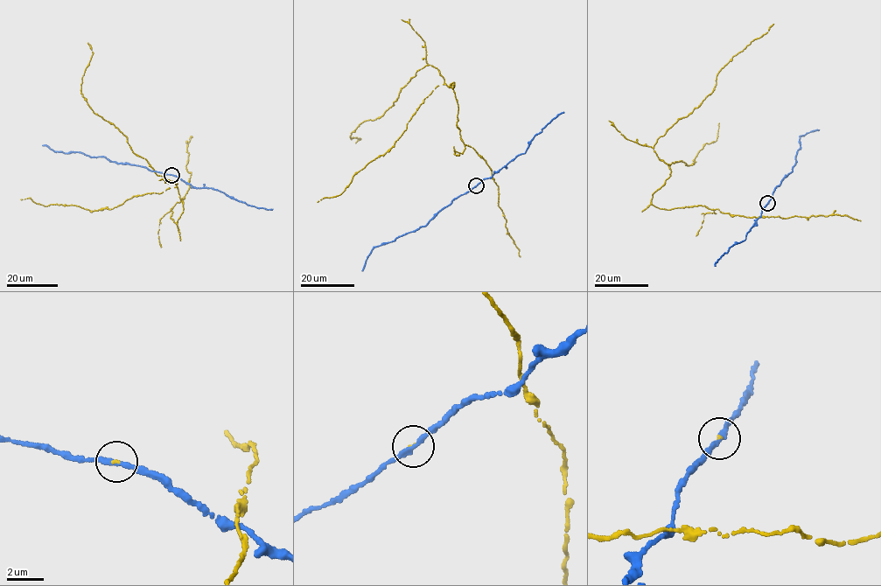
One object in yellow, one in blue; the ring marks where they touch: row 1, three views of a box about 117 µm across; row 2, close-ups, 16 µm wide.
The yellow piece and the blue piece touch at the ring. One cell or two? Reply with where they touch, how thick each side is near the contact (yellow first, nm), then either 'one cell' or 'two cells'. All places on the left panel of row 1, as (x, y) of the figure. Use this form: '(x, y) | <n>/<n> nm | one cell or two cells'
(171, 175) | 110/280 nm | two cells

